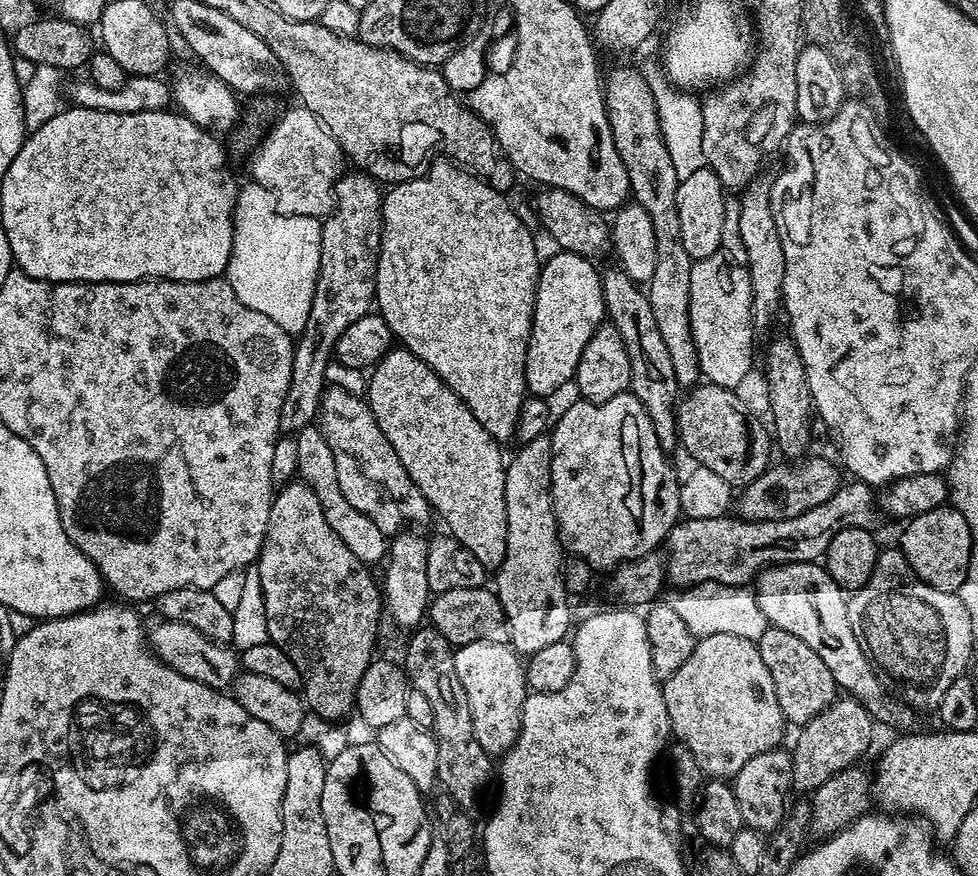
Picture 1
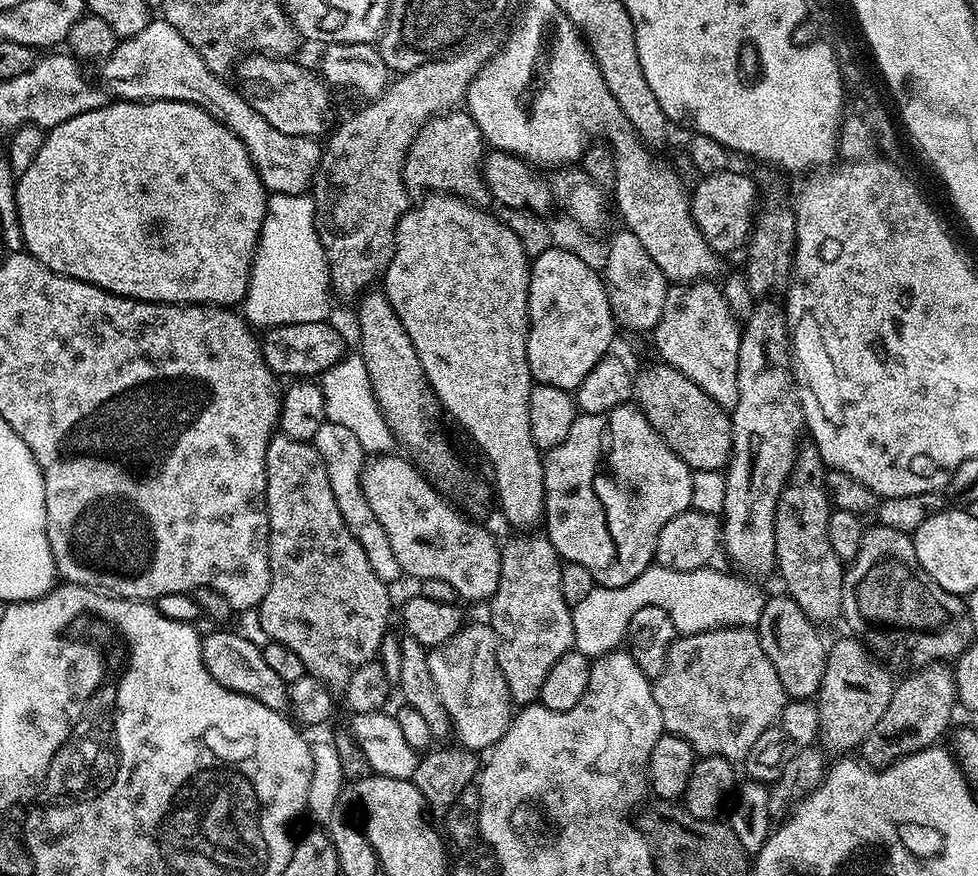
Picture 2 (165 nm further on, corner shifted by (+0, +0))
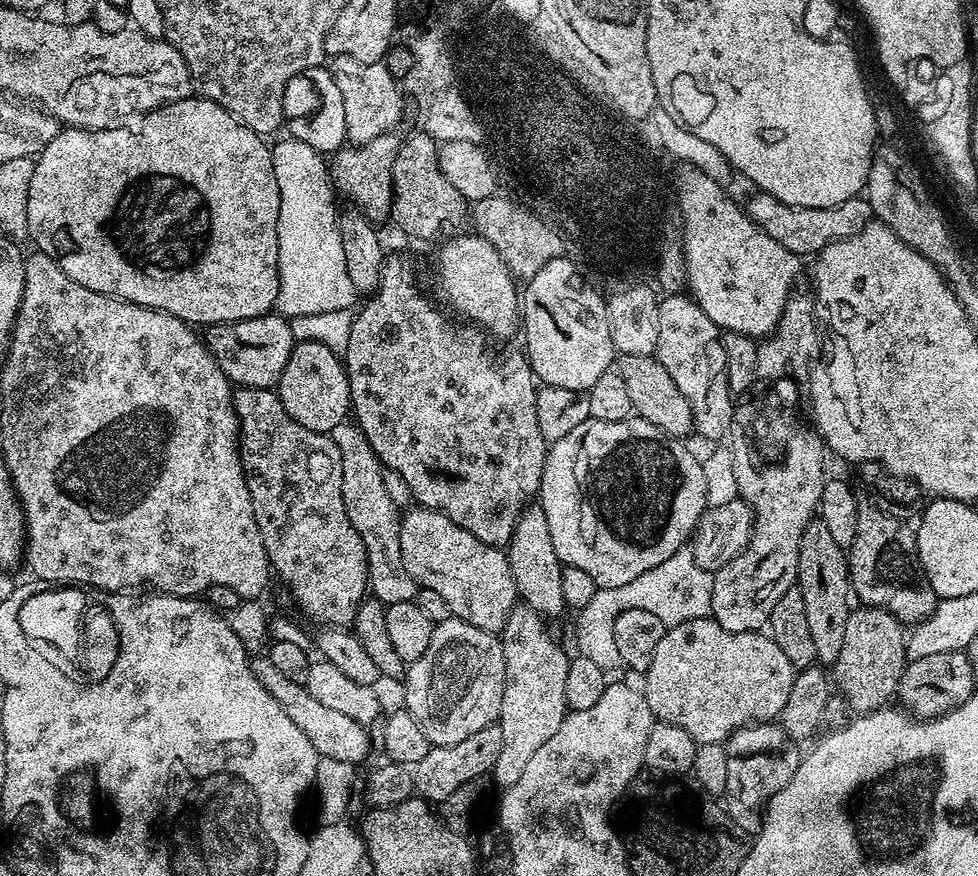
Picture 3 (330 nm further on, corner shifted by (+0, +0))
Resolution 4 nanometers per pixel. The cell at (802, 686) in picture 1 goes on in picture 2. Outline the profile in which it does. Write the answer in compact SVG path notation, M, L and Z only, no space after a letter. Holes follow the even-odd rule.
M769 595L765 599L756 633L762 642L762 648L778 673L784 692L793 701L813 699L821 686L828 646L826 642L824 644L817 630L819 630L817 625L810 621L791 596Z

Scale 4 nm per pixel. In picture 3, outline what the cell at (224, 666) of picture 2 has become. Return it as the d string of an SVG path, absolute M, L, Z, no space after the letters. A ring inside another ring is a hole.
M256 658L251 661L252 673L256 676L257 682L263 686L271 696L280 703L287 718L294 722L298 729L306 734L306 738L313 743L314 750L320 757L340 760L353 766L359 765L370 750L369 732L362 724L346 714L338 713L338 710L329 710L322 706L310 695L307 687L298 682L290 682L290 678L285 678L266 658Z

